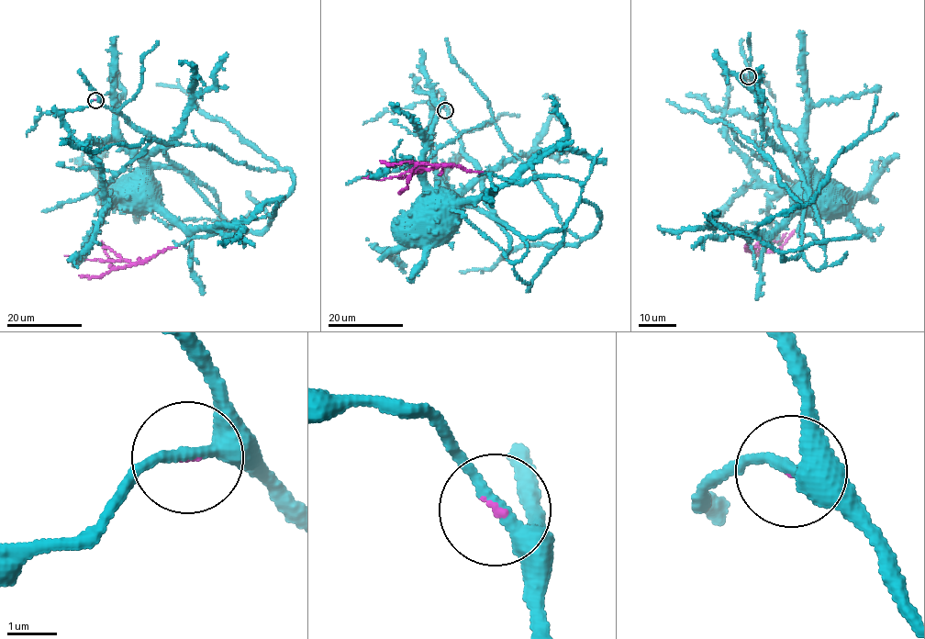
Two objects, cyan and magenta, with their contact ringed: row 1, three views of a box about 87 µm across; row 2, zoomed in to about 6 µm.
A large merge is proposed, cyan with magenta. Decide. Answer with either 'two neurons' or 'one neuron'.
one neuron

